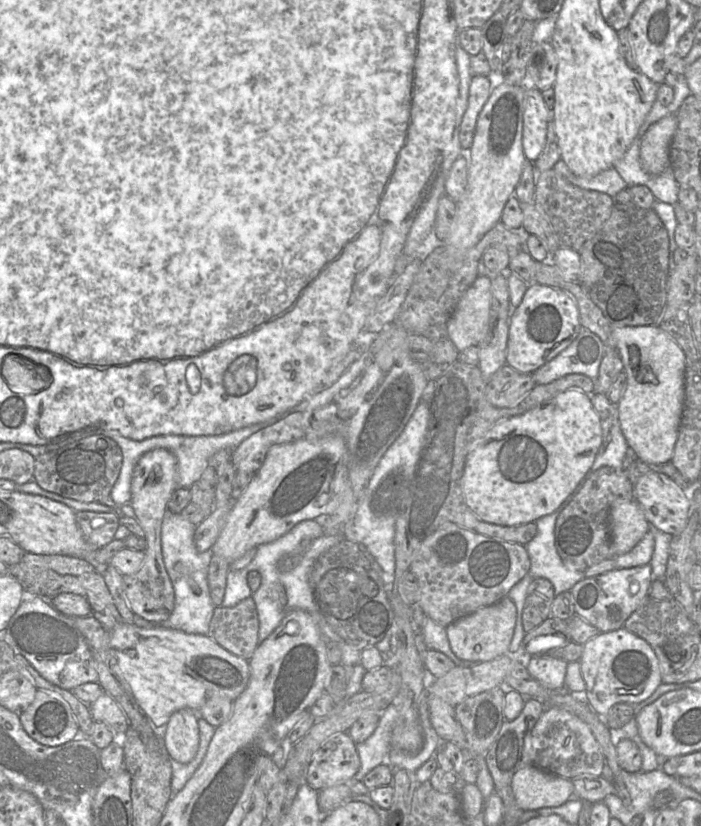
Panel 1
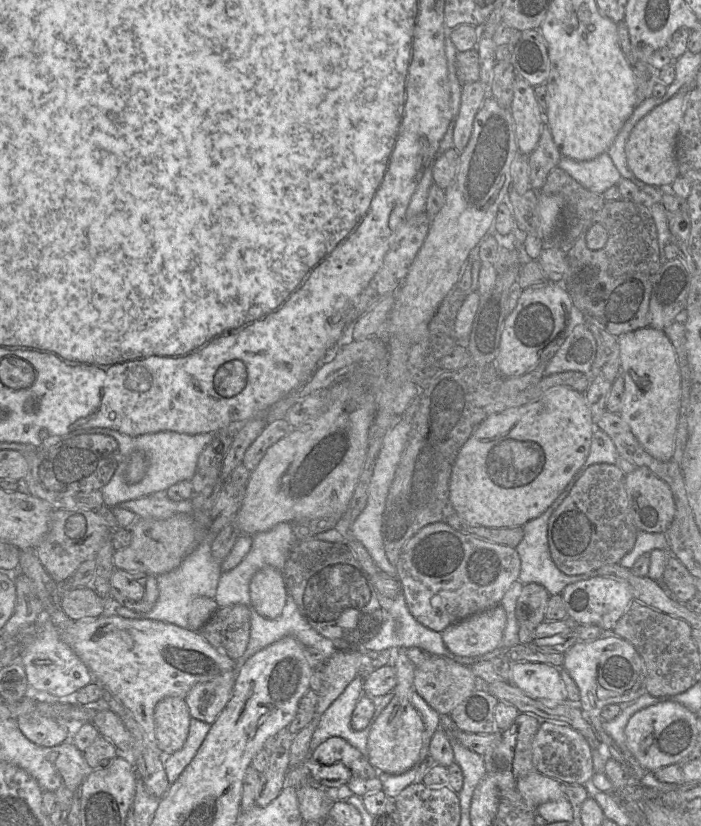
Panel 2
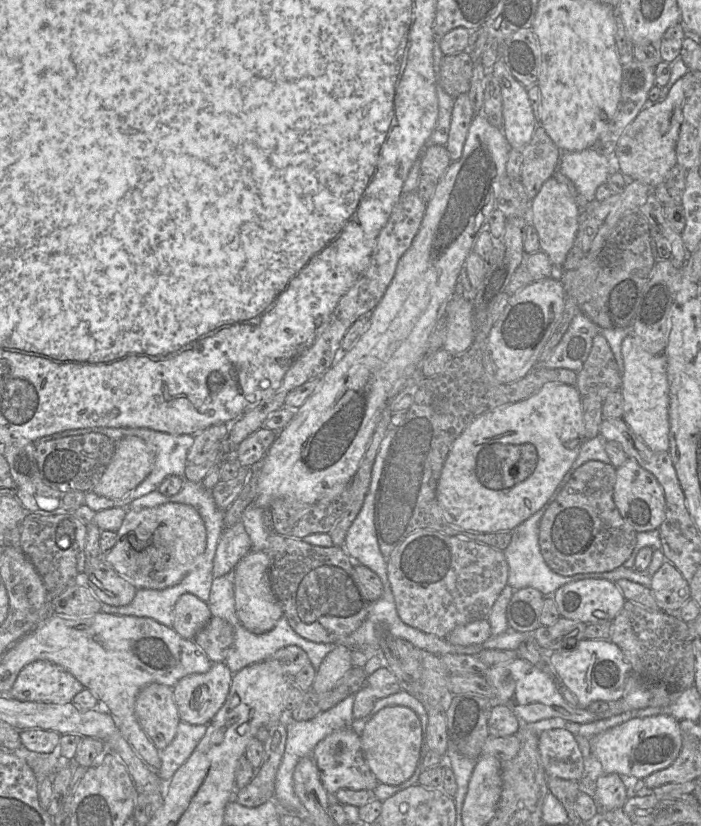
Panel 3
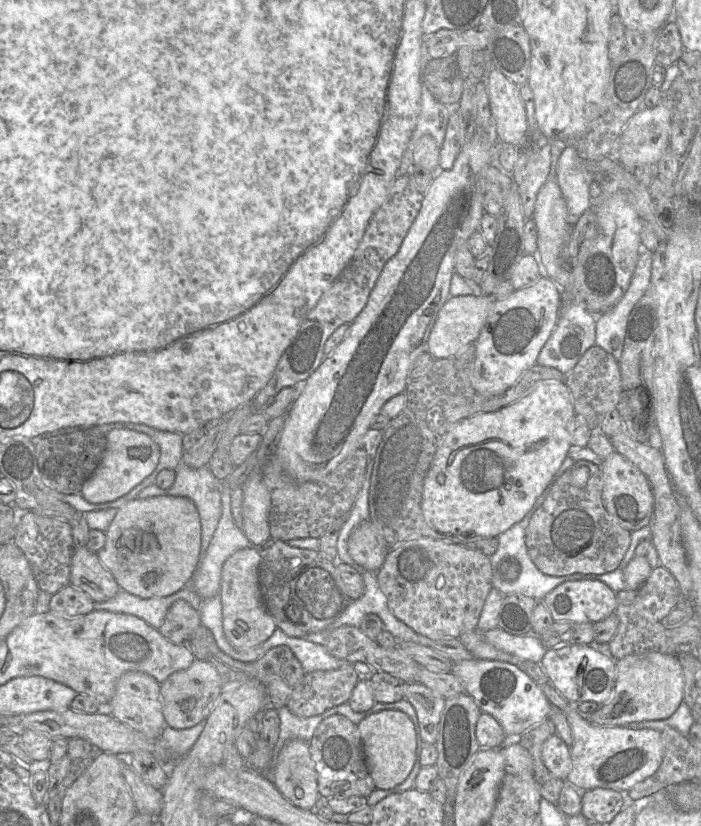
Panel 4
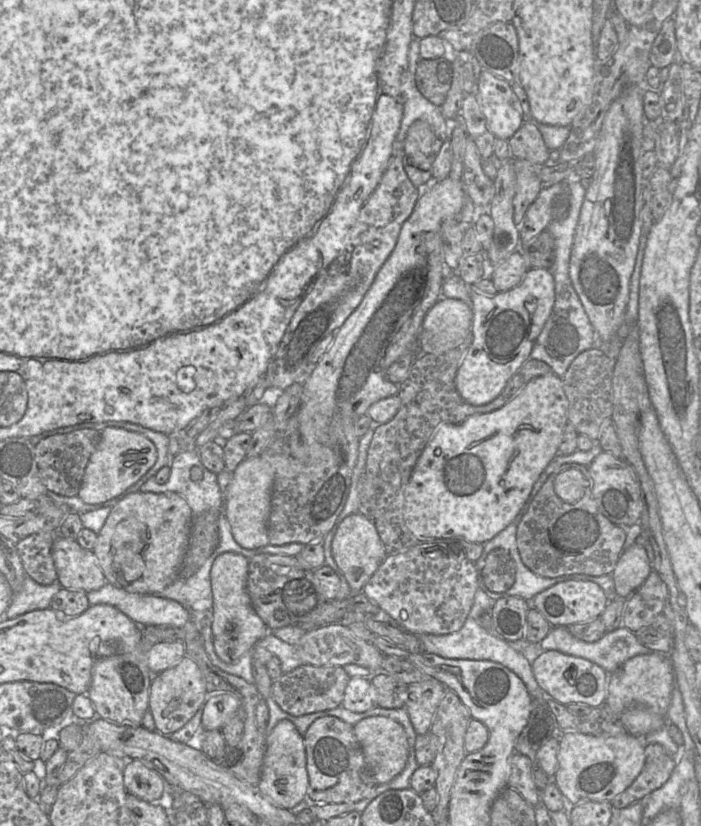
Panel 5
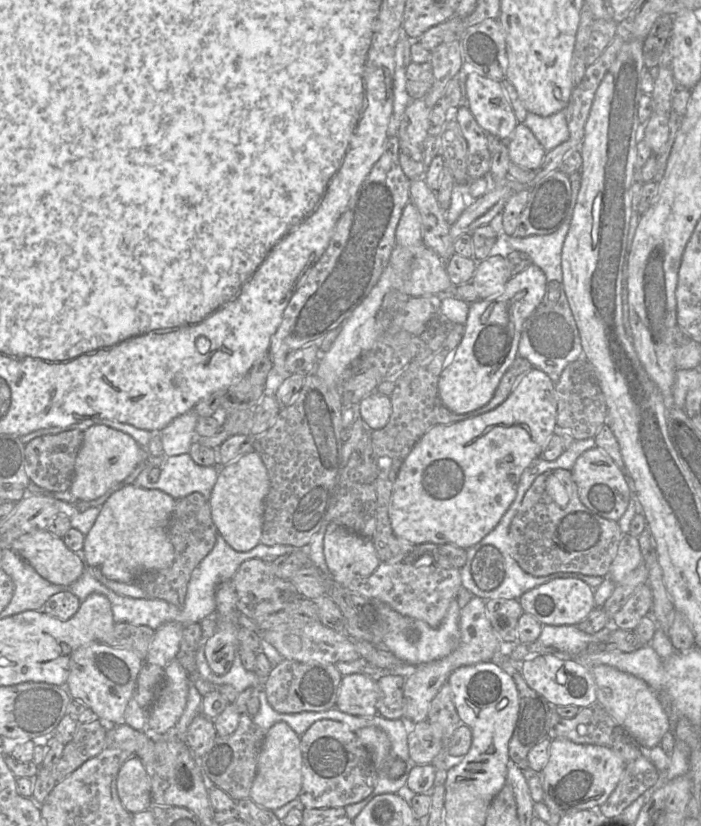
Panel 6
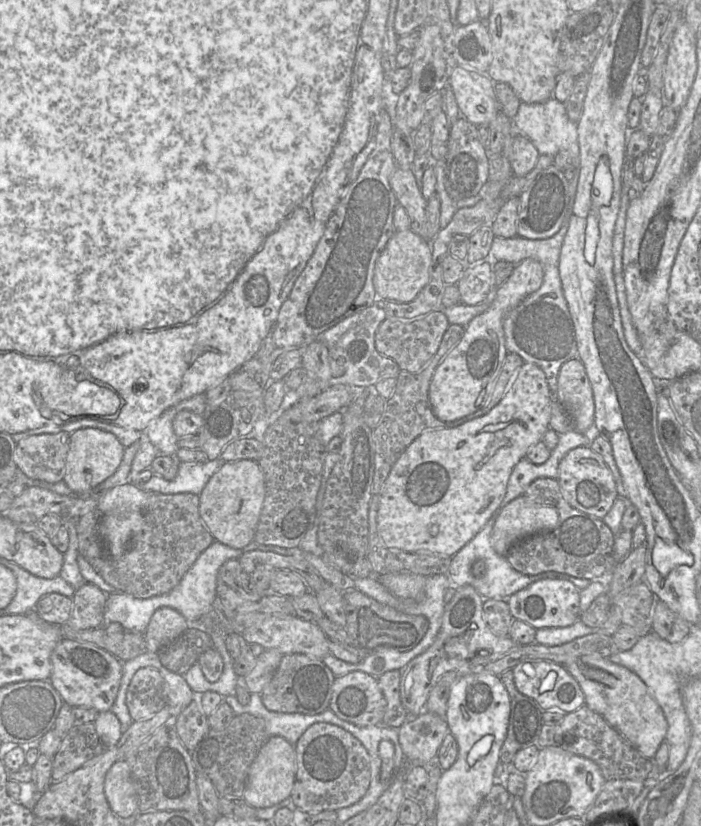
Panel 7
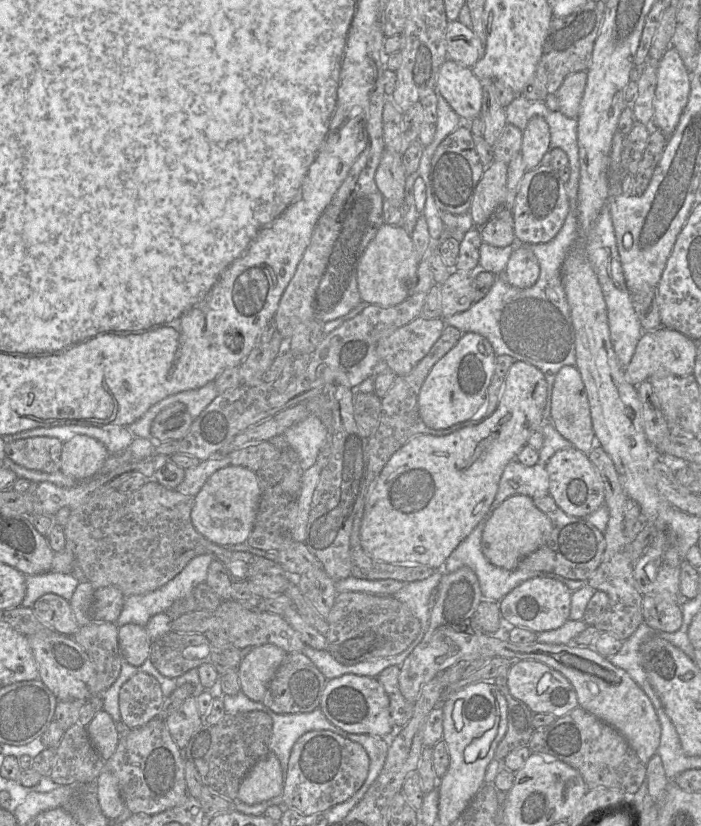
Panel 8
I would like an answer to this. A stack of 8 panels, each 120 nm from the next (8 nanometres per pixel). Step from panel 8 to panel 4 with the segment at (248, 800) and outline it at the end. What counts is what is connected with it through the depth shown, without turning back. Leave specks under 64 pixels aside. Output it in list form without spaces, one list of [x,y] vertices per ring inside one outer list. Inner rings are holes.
[[[301,739],[287,741],[269,778],[293,805],[303,810],[314,810],[320,793],[308,742]]]

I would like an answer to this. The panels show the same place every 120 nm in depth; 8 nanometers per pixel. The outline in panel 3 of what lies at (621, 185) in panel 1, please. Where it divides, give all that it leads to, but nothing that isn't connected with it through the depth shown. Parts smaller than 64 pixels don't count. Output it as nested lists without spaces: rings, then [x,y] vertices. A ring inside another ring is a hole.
[[[585,149],[575,152],[564,152],[561,158],[560,171],[570,179],[577,191],[588,201],[596,200],[596,189],[606,183],[611,174],[612,161],[593,149]]]

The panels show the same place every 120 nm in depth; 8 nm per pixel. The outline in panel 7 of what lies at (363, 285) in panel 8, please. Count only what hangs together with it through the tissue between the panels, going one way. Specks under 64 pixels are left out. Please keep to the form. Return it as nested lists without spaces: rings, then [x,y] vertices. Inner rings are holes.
[[[410,229],[395,231],[376,264],[373,283],[377,298],[400,303],[411,302],[429,281],[431,261],[430,241]]]

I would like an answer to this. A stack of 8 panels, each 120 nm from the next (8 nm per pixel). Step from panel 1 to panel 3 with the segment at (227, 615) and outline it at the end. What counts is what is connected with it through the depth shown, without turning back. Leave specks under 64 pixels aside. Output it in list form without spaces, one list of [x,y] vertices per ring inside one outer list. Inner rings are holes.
[[[212,617],[193,638],[212,663],[224,663],[235,640],[235,629],[226,620]]]

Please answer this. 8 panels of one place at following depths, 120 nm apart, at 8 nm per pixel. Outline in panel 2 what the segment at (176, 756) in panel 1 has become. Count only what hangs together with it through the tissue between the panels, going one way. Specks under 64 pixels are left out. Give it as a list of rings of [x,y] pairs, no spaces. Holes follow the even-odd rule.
[[[166,697],[154,710],[155,736],[165,756],[180,750],[189,733],[191,715],[184,697]]]

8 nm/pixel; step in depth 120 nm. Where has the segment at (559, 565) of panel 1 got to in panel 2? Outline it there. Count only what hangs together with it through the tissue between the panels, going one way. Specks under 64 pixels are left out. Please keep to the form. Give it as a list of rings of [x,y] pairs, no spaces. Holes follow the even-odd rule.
[[[581,467],[575,475],[570,480],[570,484],[564,491],[559,495],[559,497],[552,503],[552,505],[539,517],[528,521],[523,525],[524,537],[522,541],[515,548],[520,560],[521,560],[521,569],[519,574],[519,581],[522,584],[530,584],[537,583],[546,588],[550,596],[559,595],[562,591],[570,584],[587,580],[592,577],[597,577],[597,573],[595,571],[577,575],[577,576],[569,576],[564,574],[562,571],[558,569],[555,563],[552,560],[549,543],[548,543],[548,523],[553,512],[560,506],[563,500],[568,496],[571,489],[577,482],[577,480],[584,474],[586,467]]]

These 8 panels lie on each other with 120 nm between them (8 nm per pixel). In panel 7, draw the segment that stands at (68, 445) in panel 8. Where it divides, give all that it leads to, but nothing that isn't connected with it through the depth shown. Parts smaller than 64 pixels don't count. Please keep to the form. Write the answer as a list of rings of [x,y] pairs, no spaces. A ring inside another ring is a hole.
[[[95,428],[74,431],[70,435],[63,481],[74,492],[92,490],[115,473],[122,461],[124,449],[111,432]]]

